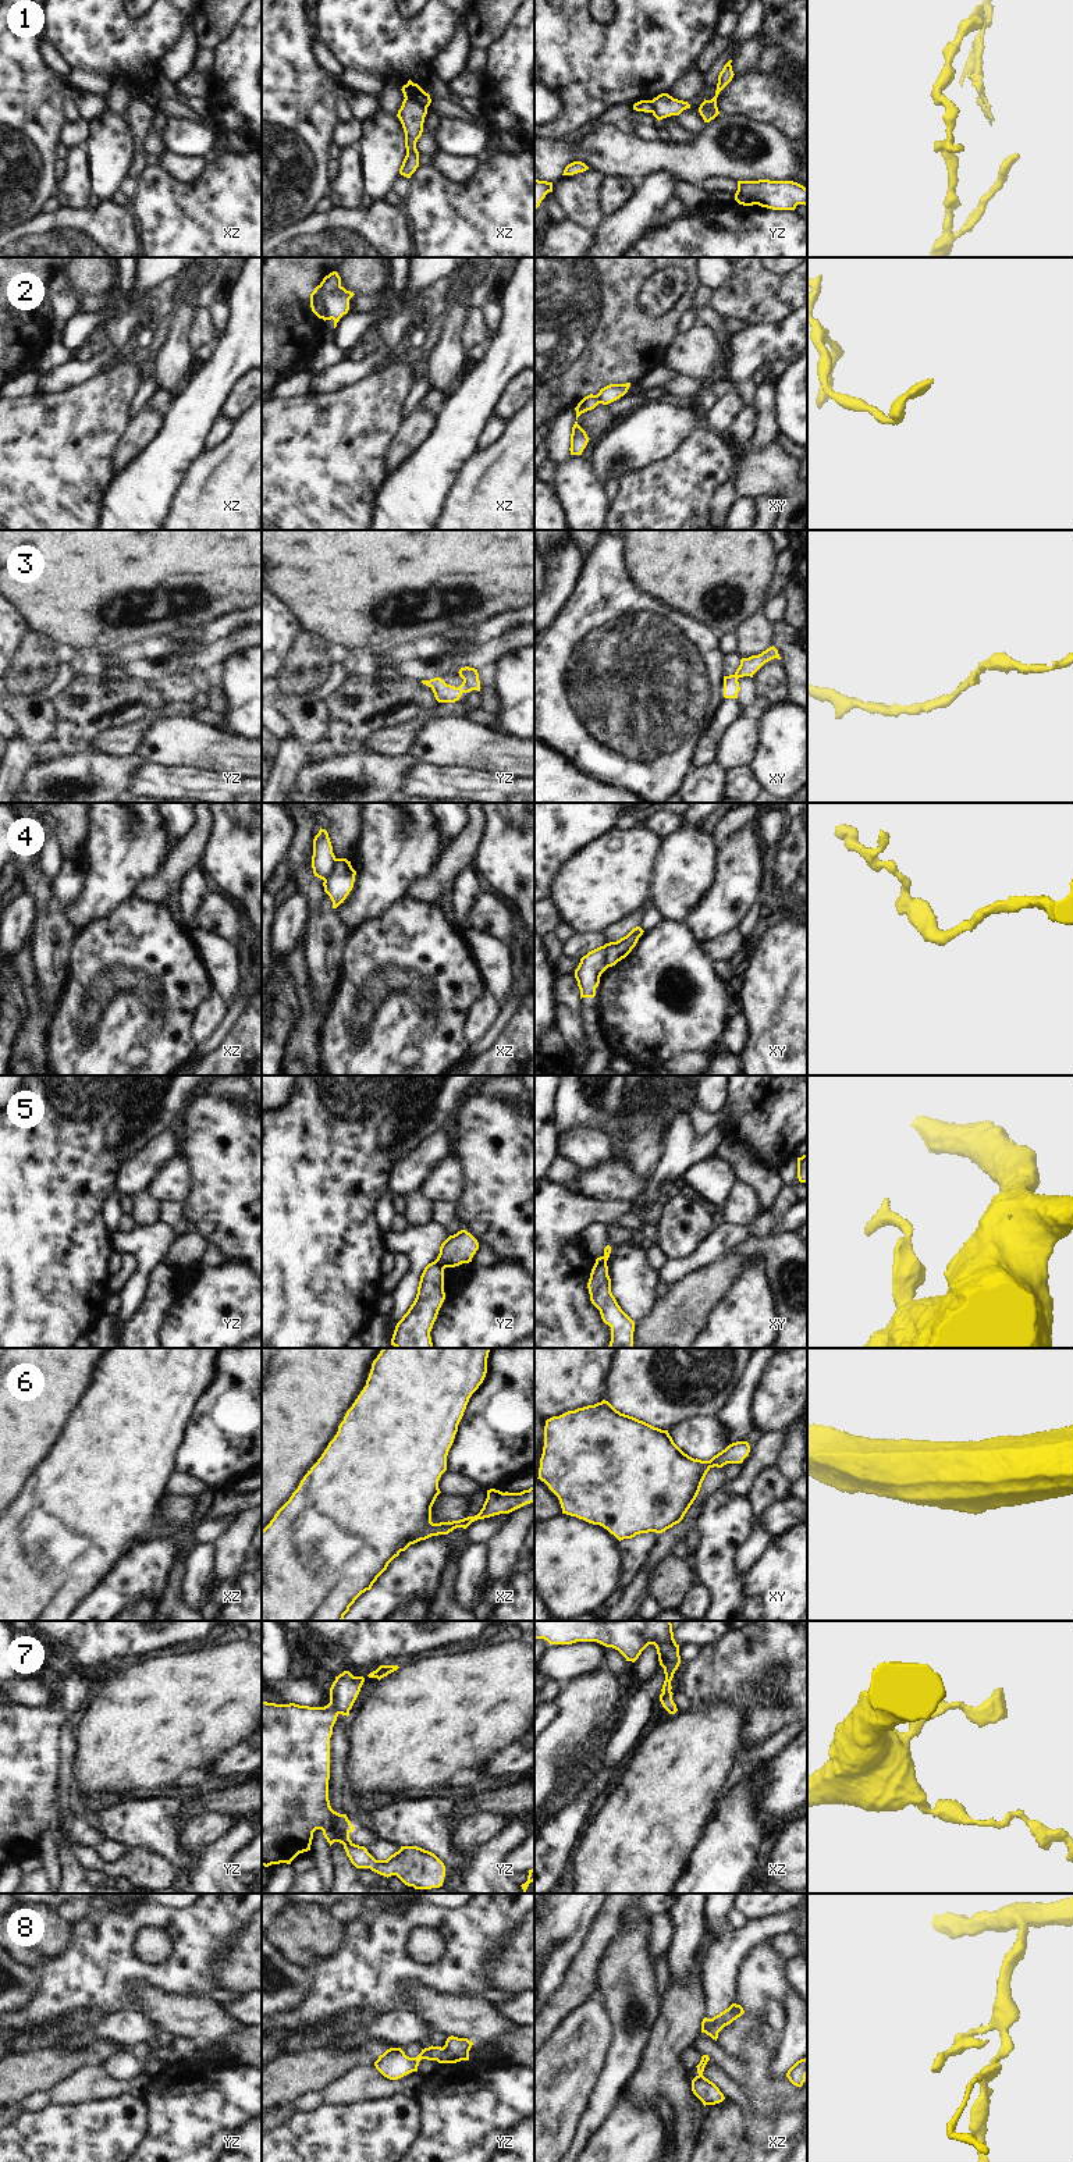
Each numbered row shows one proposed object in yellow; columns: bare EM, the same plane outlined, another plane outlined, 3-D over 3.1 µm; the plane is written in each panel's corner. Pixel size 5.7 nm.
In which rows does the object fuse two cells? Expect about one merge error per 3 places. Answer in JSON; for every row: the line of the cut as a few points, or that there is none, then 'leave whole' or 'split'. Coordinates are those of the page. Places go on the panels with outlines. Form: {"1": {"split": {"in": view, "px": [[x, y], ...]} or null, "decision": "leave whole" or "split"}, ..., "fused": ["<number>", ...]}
{"1": {"split": {"in": "xz", "px": [[405, 98], [411, 98], [426, 107]]}, "decision": "split"}, "2": {"split": null, "decision": "leave whole"}, "3": {"split": null, "decision": "leave whole"}, "4": {"split": {"in": "xz", "px": [[336, 859], [331, 871], [323, 879]]}, "decision": "split"}, "5": {"split": {"in": "xy", "px": [[596, 1259], [606, 1263]]}, "decision": "split"}, "6": {"split": null, "decision": "leave whole"}, "7": {"split": null, "decision": "leave whole"}, "8": {"split": null, "decision": "leave whole"}, "fused": ["1", "4", "5"]}

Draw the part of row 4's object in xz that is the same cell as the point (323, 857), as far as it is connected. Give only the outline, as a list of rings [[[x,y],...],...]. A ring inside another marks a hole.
[[[326,829],[319,831],[313,839],[313,856],[312,856],[312,868],[315,876],[326,879],[333,870],[335,863],[335,856],[333,853],[333,846]]]

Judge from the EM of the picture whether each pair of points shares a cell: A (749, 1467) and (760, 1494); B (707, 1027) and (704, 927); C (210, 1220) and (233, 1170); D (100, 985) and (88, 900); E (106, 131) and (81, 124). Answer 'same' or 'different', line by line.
A: different
B: different
C: same
D: different
E: different

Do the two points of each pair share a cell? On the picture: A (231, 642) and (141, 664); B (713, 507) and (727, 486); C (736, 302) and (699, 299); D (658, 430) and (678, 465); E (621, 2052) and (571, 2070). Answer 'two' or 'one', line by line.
A: one
B: one
C: two
D: two
E: two

